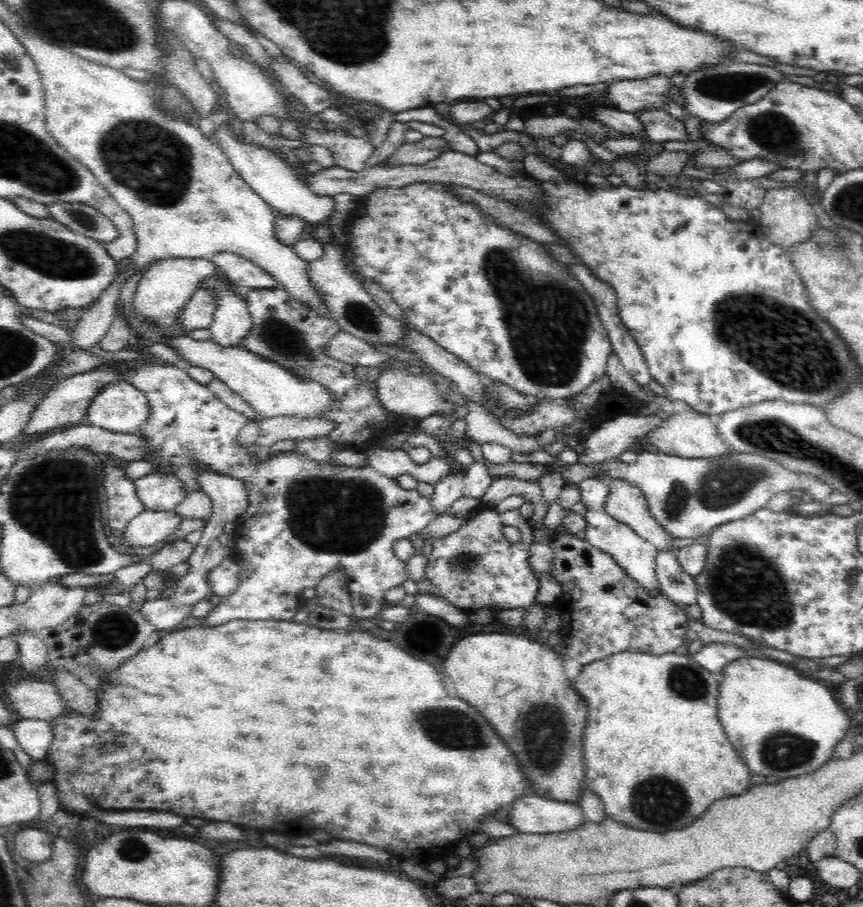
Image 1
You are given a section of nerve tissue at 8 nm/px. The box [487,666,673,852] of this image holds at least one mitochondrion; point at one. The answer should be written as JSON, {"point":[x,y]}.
{"point":[545,730]}

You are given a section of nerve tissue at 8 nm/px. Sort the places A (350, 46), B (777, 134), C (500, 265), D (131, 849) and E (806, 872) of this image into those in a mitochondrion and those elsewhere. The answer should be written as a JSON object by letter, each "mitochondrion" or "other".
{"A":"mitochondrion","B":"mitochondrion","C":"mitochondrion","D":"mitochondrion","E":"other"}

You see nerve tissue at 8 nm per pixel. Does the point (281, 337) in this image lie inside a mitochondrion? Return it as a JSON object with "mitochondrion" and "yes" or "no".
{"mitochondrion":"yes"}

